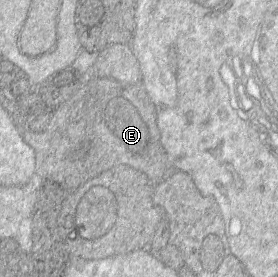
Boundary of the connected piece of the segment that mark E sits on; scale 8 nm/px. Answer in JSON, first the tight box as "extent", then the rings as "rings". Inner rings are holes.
{"extent":[22,78,181,192],"rings":[[[89,78],[72,98],[52,112],[50,122],[43,132],[27,130],[22,132],[22,136],[35,151],[36,179],[53,178],[68,192],[120,165],[145,174],[153,185],[167,180],[173,171],[181,171],[172,167],[162,147],[156,110],[142,82],[123,85],[110,78]]]}

